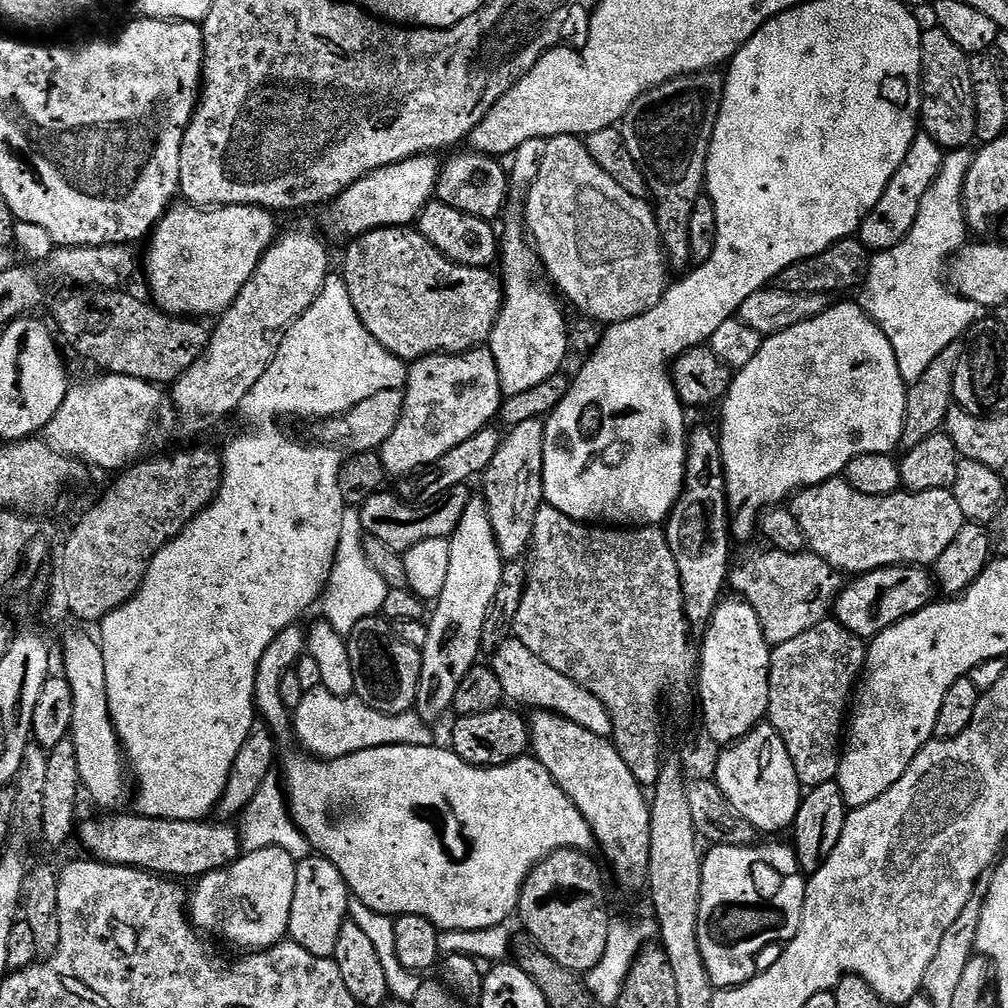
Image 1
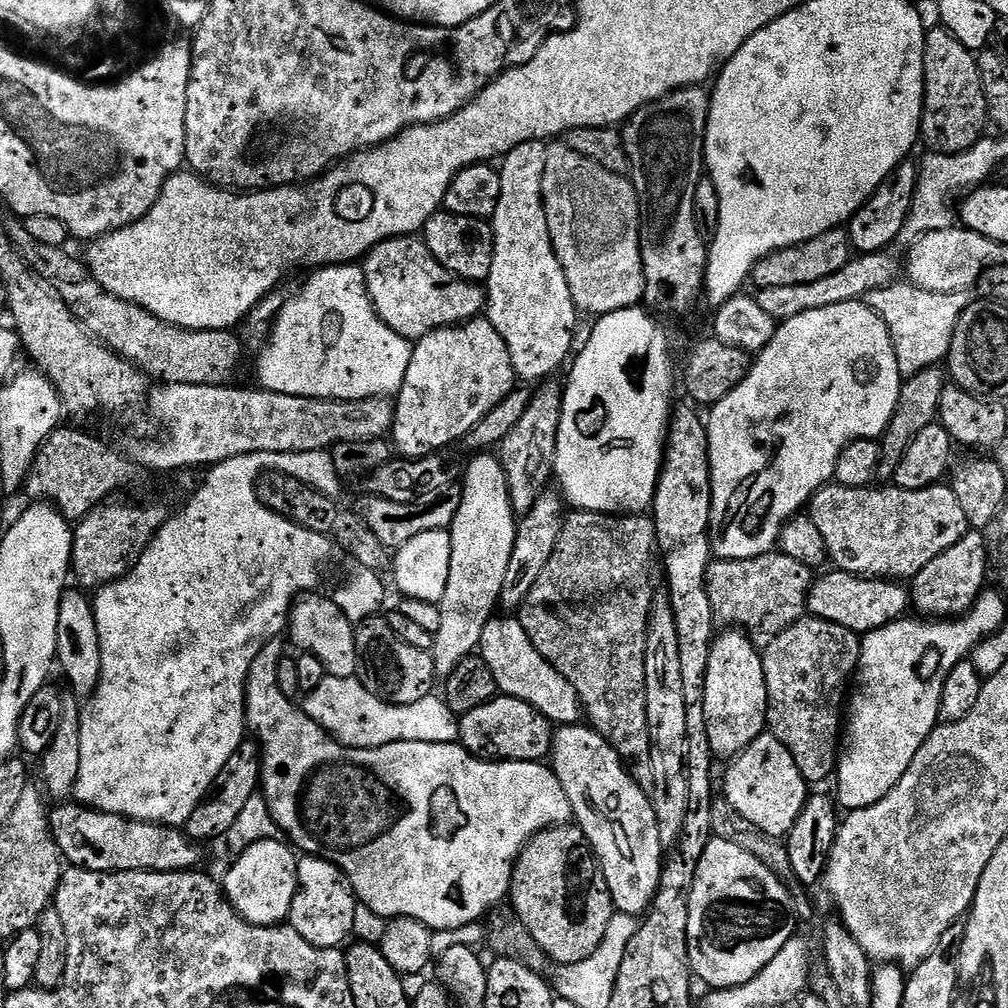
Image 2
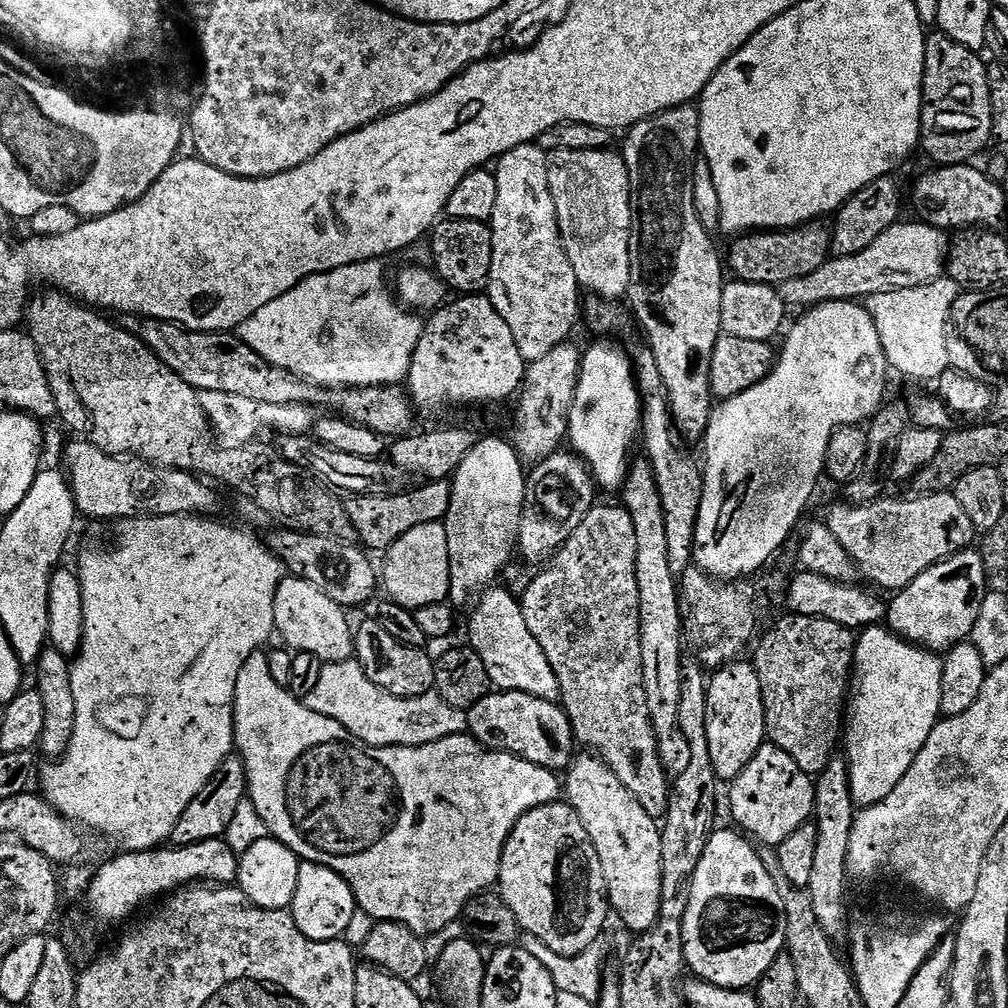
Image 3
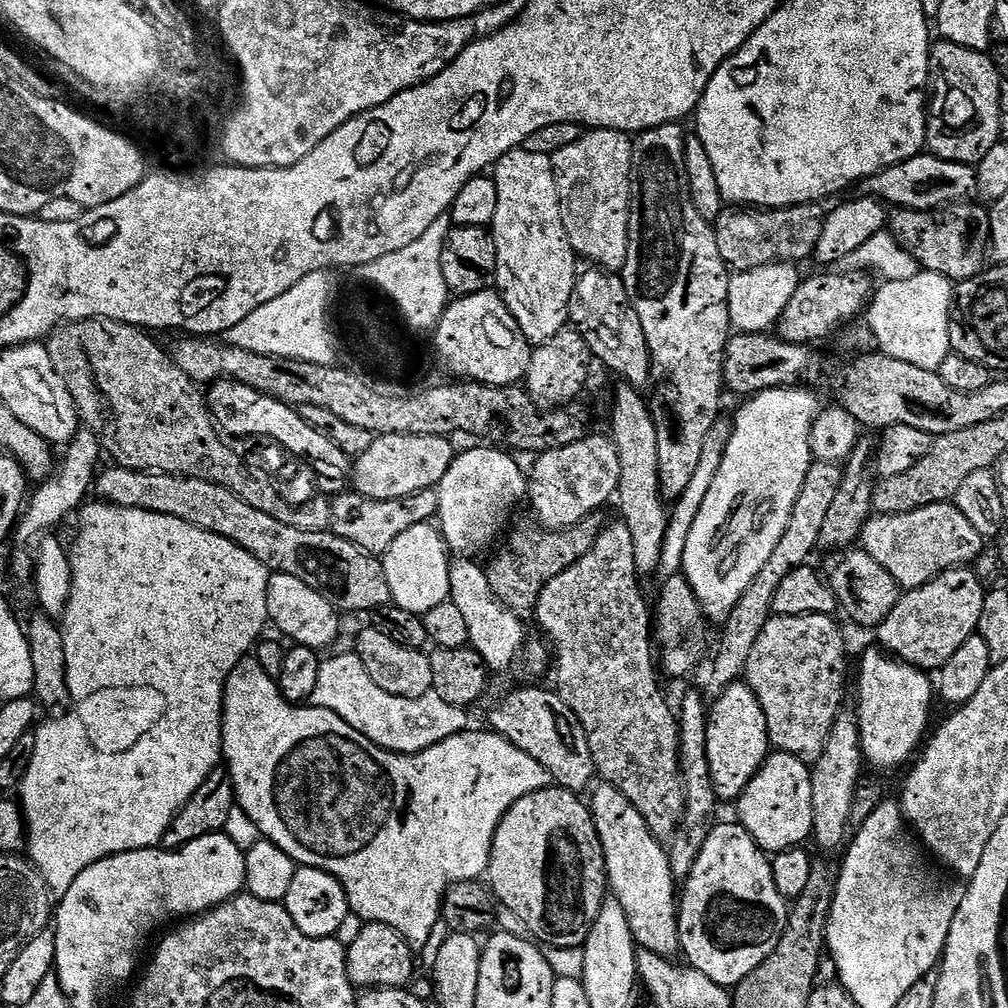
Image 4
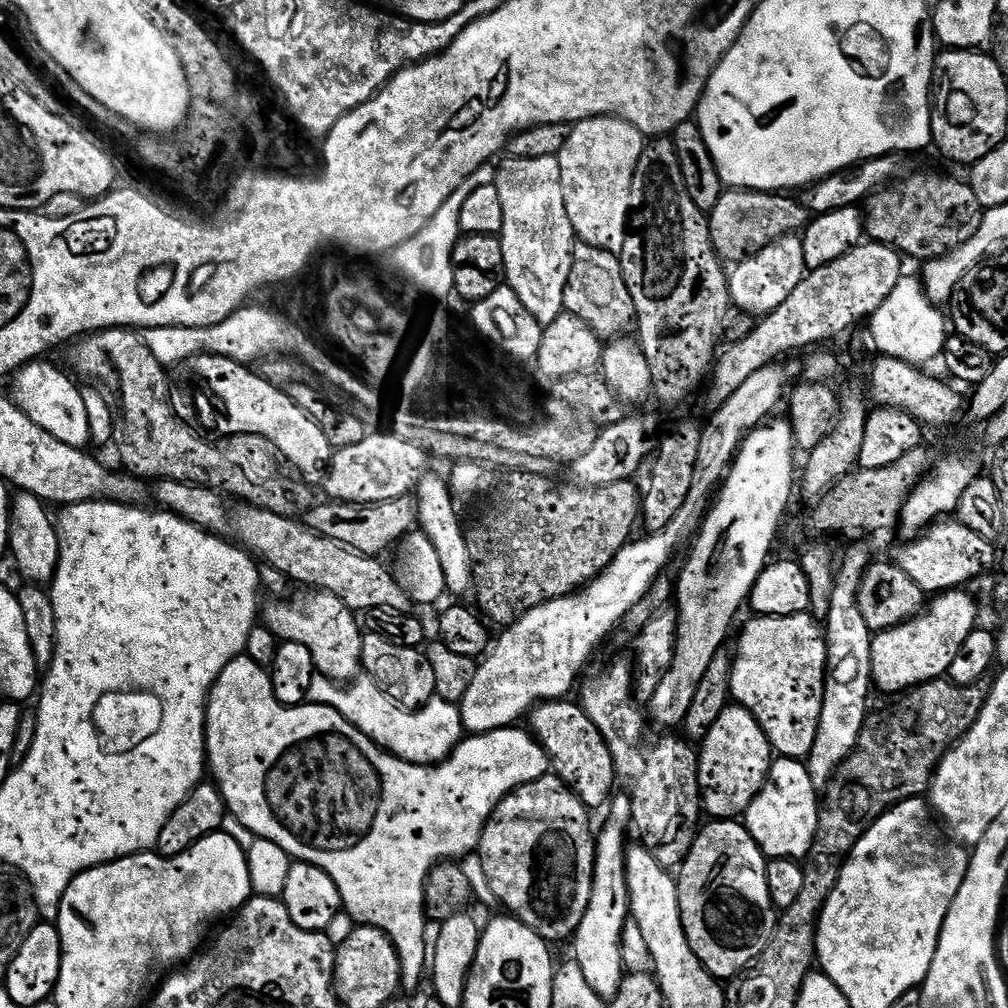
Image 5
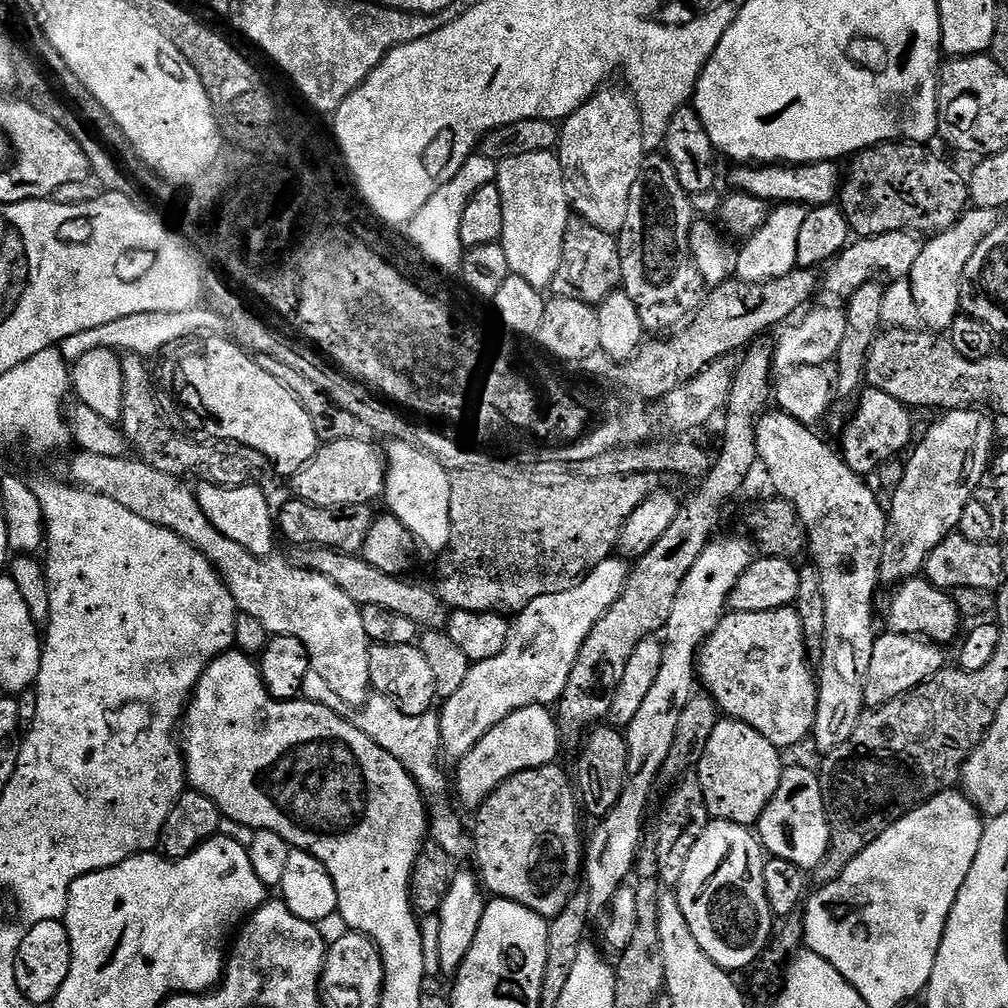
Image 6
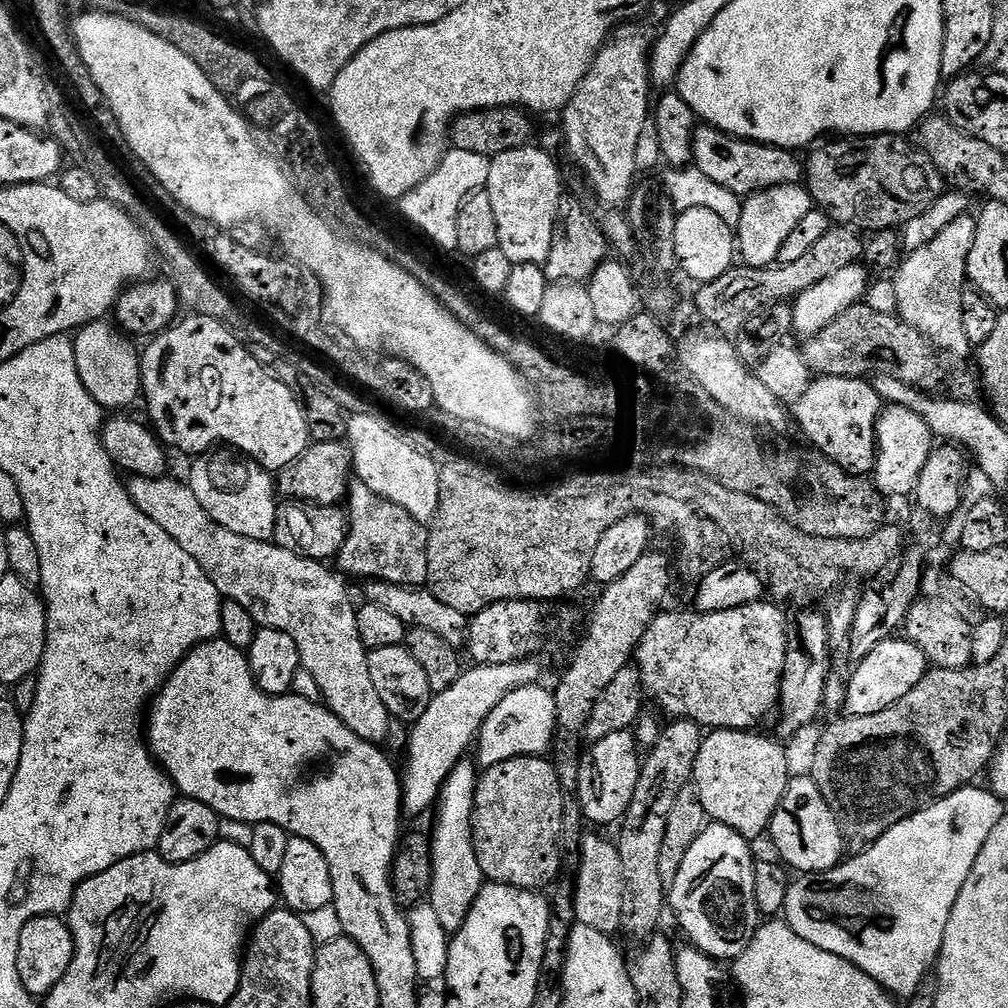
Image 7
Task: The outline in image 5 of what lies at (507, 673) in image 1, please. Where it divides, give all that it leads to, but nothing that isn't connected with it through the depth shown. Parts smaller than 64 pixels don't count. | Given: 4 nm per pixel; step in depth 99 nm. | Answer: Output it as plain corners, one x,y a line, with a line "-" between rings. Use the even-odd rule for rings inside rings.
426,474
414,489
414,499
418,509
418,524
423,534
437,551
442,570
445,572
445,586
449,593
464,596
473,591
472,587
472,559
468,549
468,537
465,525
460,525
456,517
456,504
454,493
449,481
440,476

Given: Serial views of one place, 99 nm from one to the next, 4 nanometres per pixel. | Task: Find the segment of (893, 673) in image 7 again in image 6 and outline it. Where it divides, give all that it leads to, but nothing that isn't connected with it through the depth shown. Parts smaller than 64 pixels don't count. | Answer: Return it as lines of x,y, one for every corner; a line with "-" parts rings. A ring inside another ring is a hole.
877,635
872,641
870,666
864,679
864,702
868,708
880,708
886,702
926,683
945,667
945,649
938,643
919,636

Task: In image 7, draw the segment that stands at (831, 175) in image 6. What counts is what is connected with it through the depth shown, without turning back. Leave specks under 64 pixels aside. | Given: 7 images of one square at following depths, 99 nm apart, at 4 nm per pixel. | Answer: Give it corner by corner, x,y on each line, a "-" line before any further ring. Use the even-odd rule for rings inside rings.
711,126
697,127
692,147
694,167
702,170
706,178
718,182
718,186
726,186
726,190
741,198
774,186
801,183
806,176
806,164
801,157
799,160
796,156
799,155
795,151
769,144
756,144
752,140
739,140
737,136
727,136

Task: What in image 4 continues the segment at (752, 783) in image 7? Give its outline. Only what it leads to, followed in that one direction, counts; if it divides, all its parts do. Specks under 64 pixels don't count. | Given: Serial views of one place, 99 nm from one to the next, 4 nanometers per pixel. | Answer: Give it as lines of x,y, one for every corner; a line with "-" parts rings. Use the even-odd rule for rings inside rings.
747,683
731,684
721,696
715,697
708,717
708,737
706,738
706,754
710,762
710,778
714,782
714,790
721,801
735,802
750,786
750,782
758,774
758,770
770,755
768,727
762,706
758,698
748,689

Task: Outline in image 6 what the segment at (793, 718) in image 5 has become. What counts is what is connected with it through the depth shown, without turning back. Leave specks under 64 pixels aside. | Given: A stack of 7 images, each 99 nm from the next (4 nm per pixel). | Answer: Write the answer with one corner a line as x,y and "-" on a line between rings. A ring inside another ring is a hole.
795,607
766,610
758,614
729,611
721,616
716,629
704,641
698,653
698,676
704,679
707,695
716,702
725,717
740,720
758,730
762,738
781,750
792,748
811,737
816,721
817,677
804,645
802,622

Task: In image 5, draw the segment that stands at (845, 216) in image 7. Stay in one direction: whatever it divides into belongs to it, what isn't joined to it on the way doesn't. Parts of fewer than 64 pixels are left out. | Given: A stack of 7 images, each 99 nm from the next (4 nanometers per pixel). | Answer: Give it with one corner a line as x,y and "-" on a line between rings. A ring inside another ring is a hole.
916,172
906,176
893,180
868,197
866,236
869,241
889,244
905,257
927,262
962,246
974,236
978,226
982,226
986,210
979,204
967,179
943,176
940,172

